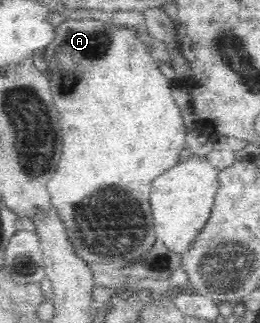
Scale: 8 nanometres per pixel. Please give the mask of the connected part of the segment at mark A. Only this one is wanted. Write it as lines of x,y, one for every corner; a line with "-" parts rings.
69,18
55,28
54,35
53,42
43,53
51,73
53,100
59,112
63,112
63,154
51,182
47,184
49,198
55,215
65,226
77,258
96,273
122,276
129,264
139,262
151,252
157,240
149,206
151,182
179,164
183,148
187,154
188,131
183,126
182,110
172,97
176,82
162,74
158,62
151,57
133,27
115,25
107,18
98,21

